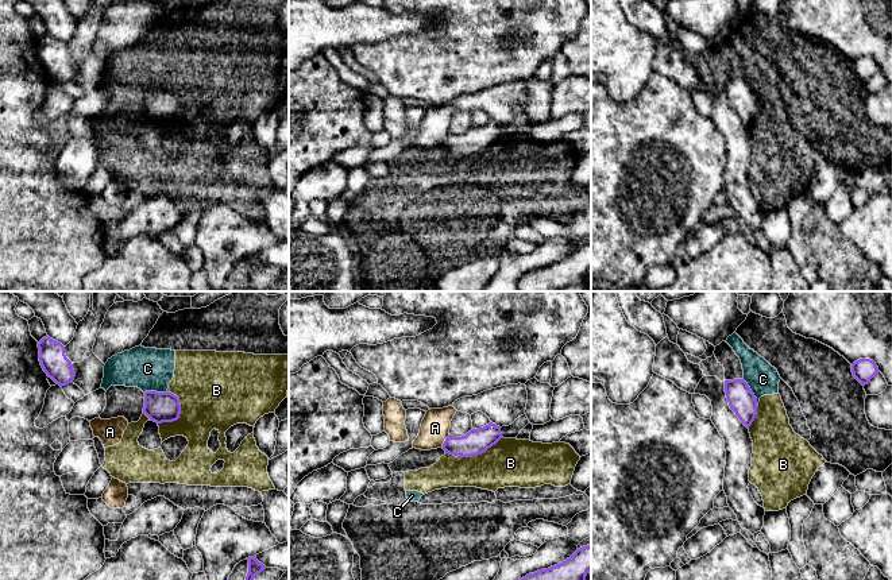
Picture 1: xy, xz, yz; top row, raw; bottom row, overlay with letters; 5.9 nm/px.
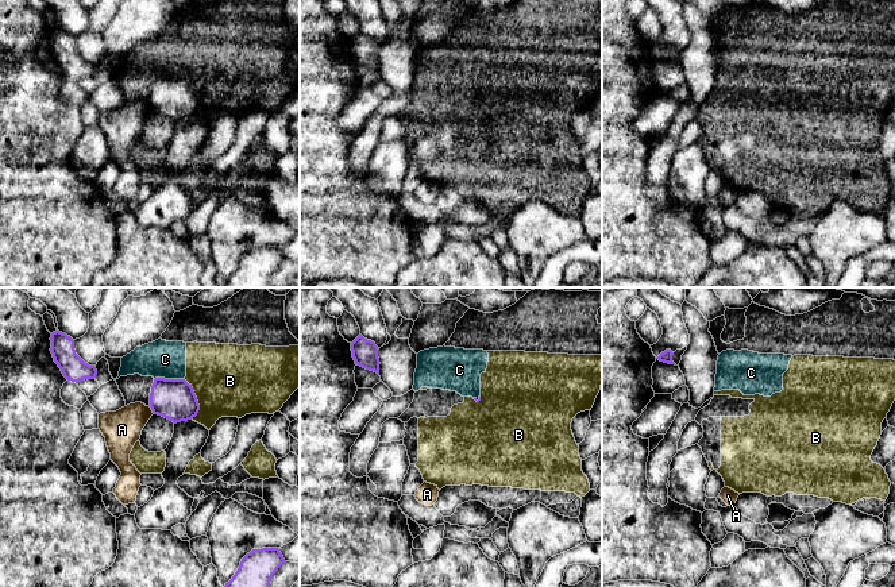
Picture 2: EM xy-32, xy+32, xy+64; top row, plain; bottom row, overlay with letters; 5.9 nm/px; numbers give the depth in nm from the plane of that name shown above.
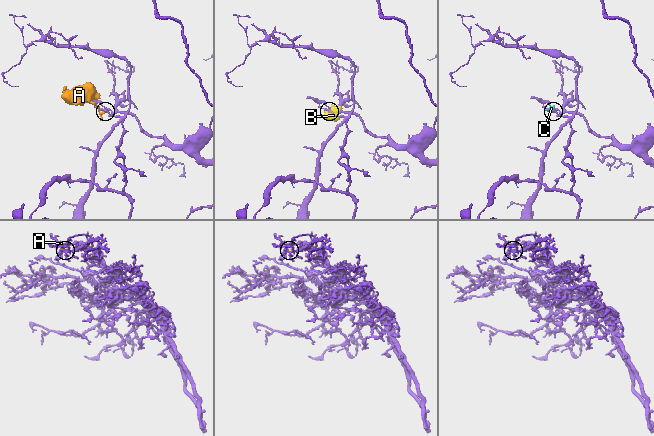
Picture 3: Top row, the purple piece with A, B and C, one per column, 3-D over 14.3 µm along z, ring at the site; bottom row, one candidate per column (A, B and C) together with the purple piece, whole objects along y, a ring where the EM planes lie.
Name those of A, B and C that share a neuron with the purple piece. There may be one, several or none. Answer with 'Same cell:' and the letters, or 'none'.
Same cell: none

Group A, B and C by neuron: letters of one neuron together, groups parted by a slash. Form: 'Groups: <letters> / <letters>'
Groups: A / B C

